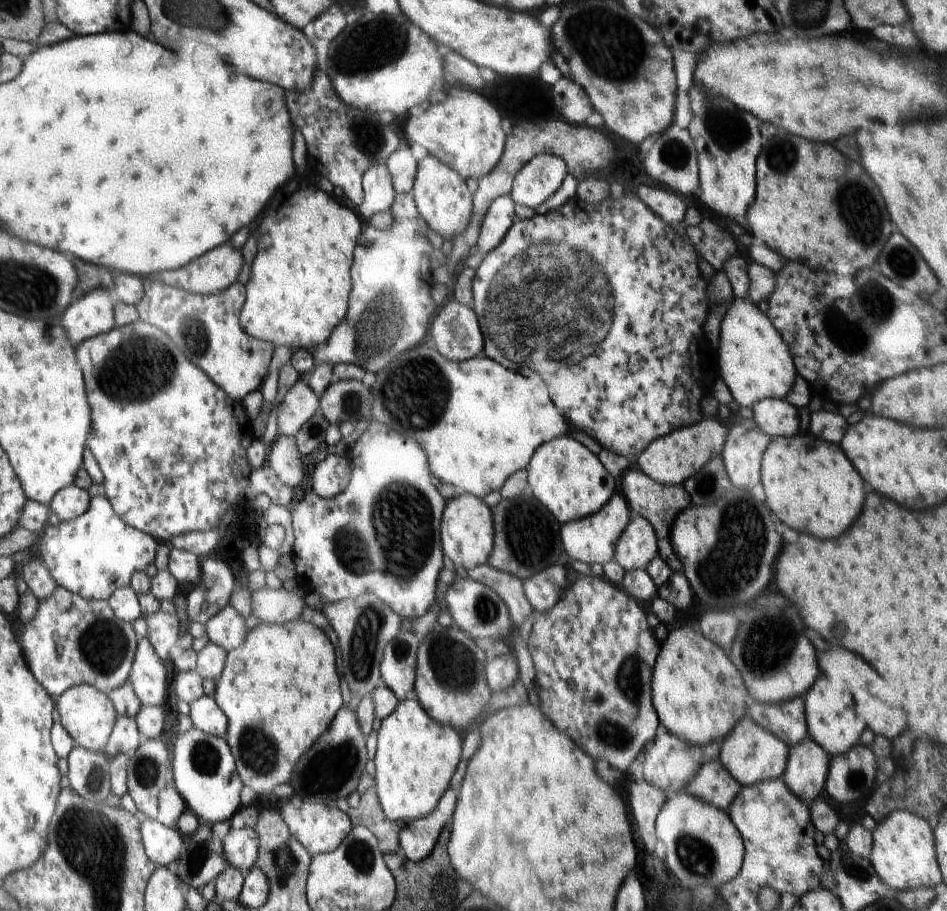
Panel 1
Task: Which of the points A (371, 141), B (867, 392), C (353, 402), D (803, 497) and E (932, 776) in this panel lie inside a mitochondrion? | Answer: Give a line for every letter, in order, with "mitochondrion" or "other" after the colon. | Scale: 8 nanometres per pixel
A: mitochondrion
B: other
C: mitochondrion
D: other
E: mitochondrion

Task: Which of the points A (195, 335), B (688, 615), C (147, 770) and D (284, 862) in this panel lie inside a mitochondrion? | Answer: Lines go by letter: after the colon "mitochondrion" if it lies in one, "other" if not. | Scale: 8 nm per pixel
A: mitochondrion
B: other
C: mitochondrion
D: mitochondrion

